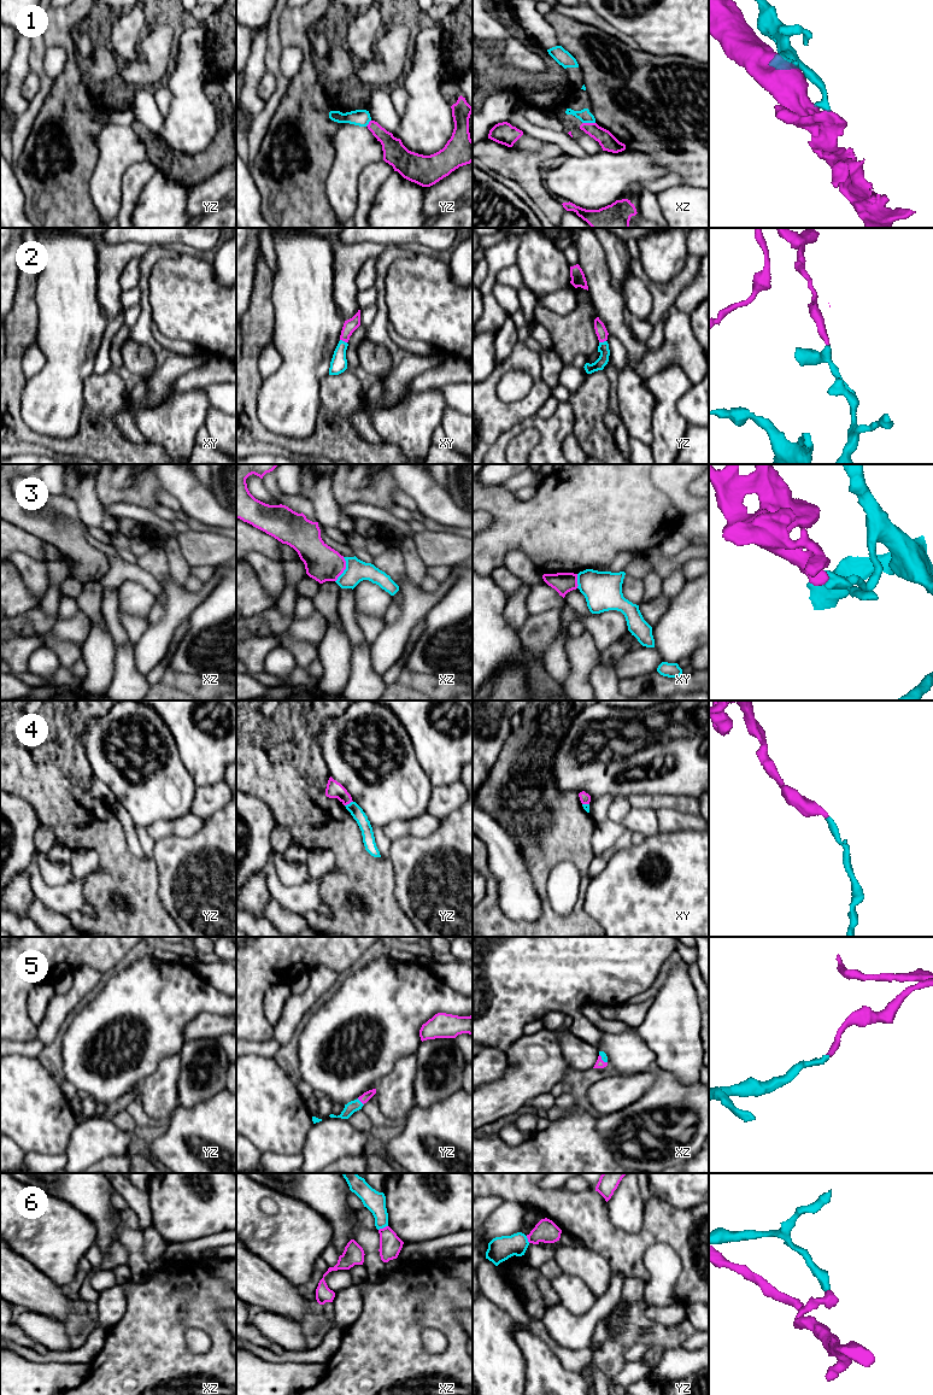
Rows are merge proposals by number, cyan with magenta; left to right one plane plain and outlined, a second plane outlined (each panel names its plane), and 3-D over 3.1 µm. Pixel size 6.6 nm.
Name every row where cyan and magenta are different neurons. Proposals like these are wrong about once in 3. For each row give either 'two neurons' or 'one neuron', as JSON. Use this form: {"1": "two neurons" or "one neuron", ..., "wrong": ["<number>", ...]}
{"1": "two neurons", "2": "one neuron", "3": "two neurons", "4": "two neurons", "5": "one neuron", "6": "two neurons", "wrong": ["1", "3", "4", "6"]}

